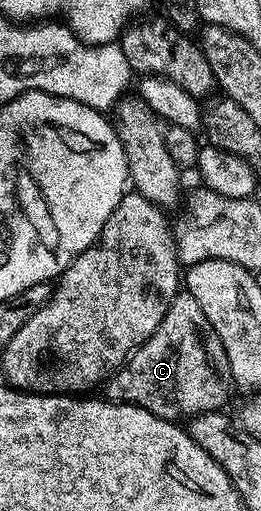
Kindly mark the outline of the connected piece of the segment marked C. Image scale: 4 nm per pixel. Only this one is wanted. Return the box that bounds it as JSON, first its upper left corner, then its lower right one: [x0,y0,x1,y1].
[102,290,233,422]

